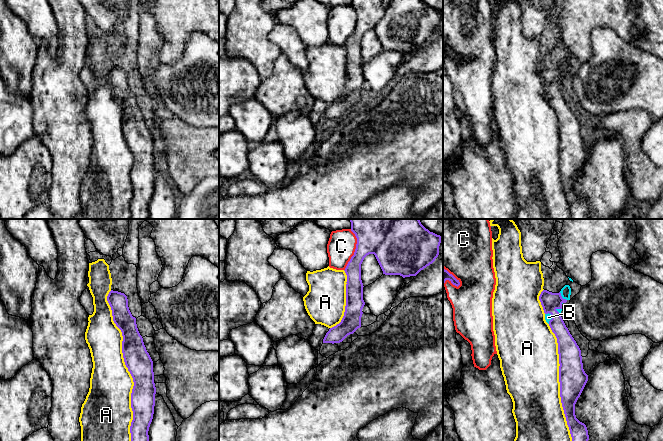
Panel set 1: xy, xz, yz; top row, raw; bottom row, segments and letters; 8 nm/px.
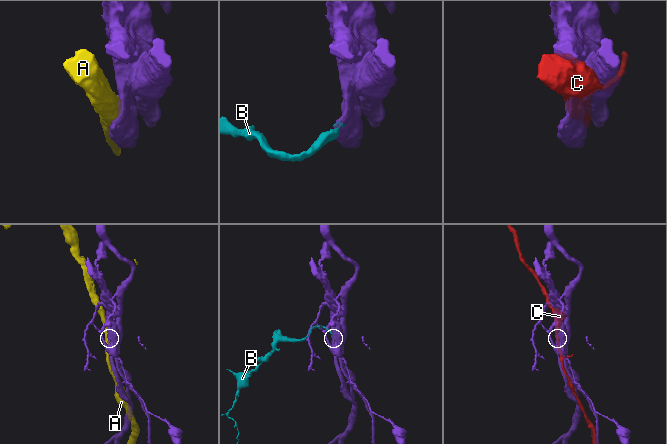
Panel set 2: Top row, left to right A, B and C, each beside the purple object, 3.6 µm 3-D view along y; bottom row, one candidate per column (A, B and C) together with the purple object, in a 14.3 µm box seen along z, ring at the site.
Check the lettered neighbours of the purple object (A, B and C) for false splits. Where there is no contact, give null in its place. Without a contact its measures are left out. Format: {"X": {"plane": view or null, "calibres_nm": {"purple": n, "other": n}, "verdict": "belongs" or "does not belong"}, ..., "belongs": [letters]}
{"A": {"plane": "xy", "calibres_nm": {"purple": 200, "other": 340}, "verdict": "does not belong"}, "B": {"plane": "yz", "calibres_nm": {"purple": 150, "other": 80}, "verdict": "belongs"}, "C": {"plane": "xz", "calibres_nm": {"purple": 280, "other": 220}, "verdict": "does not belong"}, "belongs": ["B"]}

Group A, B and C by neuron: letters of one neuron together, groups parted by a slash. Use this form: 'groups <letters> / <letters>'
groups A C / B

